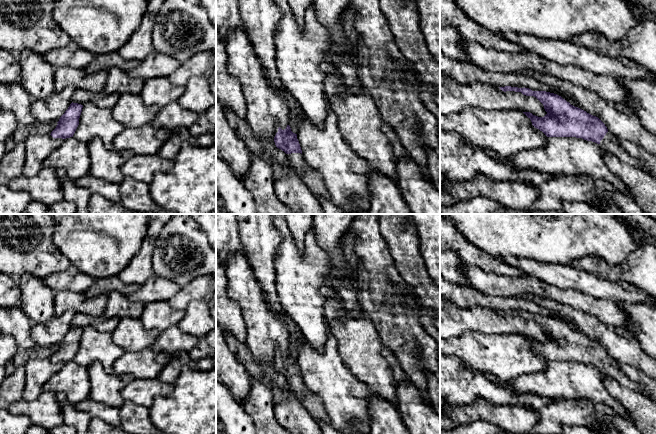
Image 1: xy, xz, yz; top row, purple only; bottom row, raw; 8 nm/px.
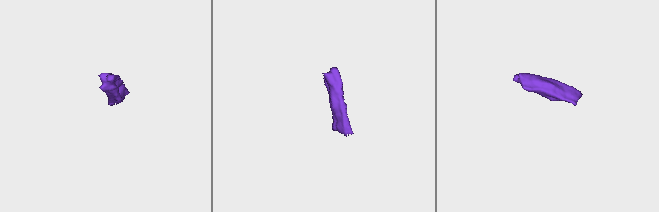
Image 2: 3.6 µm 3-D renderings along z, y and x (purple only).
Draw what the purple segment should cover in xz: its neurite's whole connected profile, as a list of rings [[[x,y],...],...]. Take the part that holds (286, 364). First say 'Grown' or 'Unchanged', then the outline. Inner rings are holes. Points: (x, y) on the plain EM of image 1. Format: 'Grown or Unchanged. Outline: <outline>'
Grown. Outline: [[[289,349],[282,354],[278,352],[278,356],[274,361],[277,372],[287,378],[288,384],[294,395],[302,403],[307,412],[318,422],[324,421],[330,423],[330,418],[326,413],[323,401],[320,397],[311,392],[305,385],[302,374],[297,363],[297,358],[291,355]]]

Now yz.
Grown. Outline: [[[525,311],[499,312],[504,316],[515,315],[526,320],[534,320],[543,328],[547,336],[544,341],[535,340],[530,336],[523,337],[531,344],[532,349],[547,361],[576,361],[592,365],[622,386],[644,393],[643,387],[629,379],[618,368],[619,363],[608,356],[607,351],[598,341],[571,329],[561,320],[546,315],[532,315]]]

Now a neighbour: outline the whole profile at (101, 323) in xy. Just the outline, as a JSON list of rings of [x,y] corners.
[[[76,313],[72,326],[81,329],[94,328],[100,332],[112,333],[118,326],[120,319],[118,317],[91,316],[83,313]]]

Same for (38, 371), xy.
[[[32,359],[24,367],[26,384],[22,399],[33,401],[41,394],[43,385],[62,367],[64,363],[53,362],[51,359]]]

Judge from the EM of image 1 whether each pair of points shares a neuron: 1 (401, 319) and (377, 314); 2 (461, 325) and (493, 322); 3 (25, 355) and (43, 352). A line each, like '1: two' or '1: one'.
1: one
2: one
3: one

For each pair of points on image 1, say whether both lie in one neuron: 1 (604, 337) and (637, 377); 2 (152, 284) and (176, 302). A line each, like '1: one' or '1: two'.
1: two
2: two

